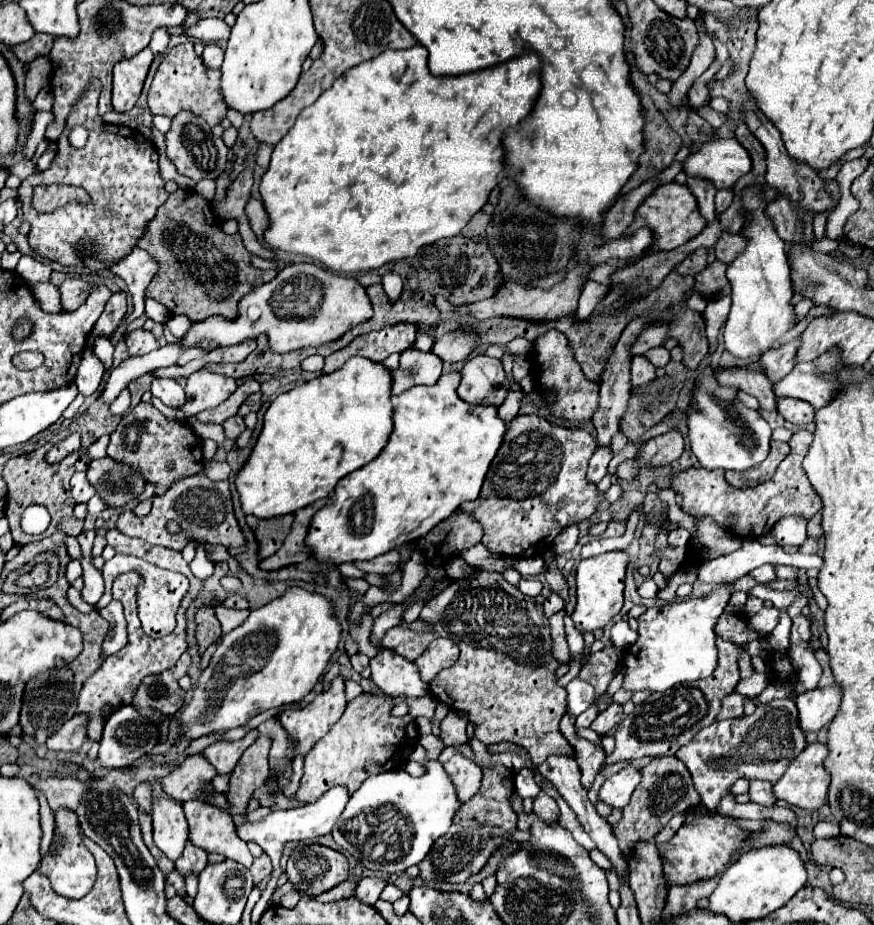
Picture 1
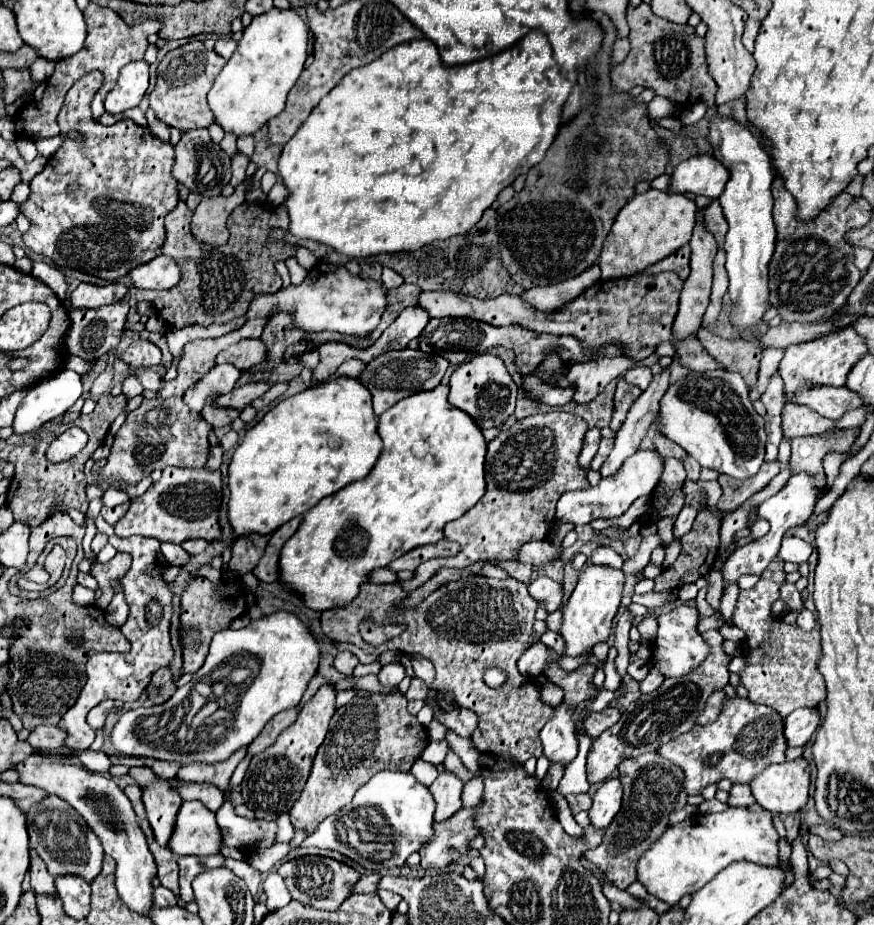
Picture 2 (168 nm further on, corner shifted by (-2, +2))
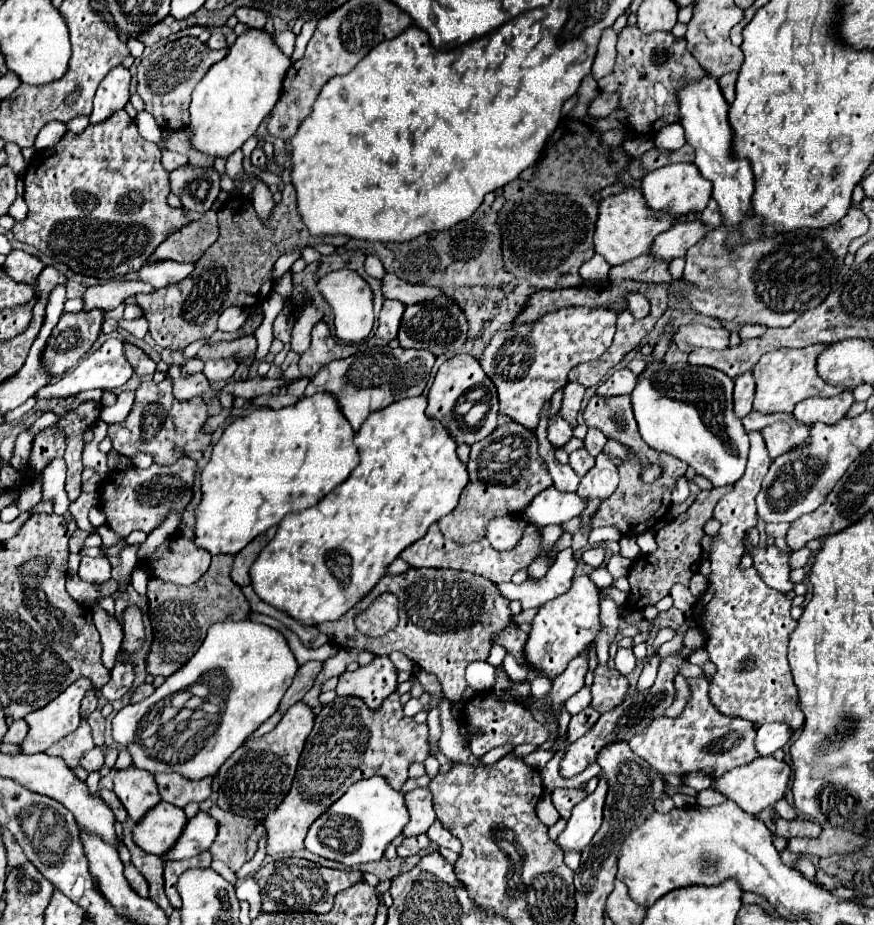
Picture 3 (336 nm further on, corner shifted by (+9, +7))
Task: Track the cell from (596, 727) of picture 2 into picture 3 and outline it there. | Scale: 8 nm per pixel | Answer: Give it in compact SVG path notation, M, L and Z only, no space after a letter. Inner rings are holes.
M584 708L582 712L574 714L570 720L570 726L568 726L568 740L566 742L572 744L580 736L584 736L596 724L598 718L600 718L600 714L594 708Z

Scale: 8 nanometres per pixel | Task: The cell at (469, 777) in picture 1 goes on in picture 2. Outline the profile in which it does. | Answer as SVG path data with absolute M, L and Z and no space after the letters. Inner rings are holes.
M443 771L431 785L431 793L437 801L437 811L435 811L435 821L445 821L453 813L457 813L463 805L461 795L463 795L465 783L451 771Z

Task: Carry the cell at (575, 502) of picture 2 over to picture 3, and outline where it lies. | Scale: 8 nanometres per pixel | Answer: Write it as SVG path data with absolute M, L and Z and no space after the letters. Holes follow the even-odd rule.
M550 486L548 490L542 490L540 494L536 494L536 498L530 502L528 510L524 510L522 518L528 524L536 524L536 526L548 526L548 524L564 524L574 516L580 516L580 512L584 510L586 502L582 498L578 498L576 492L560 492L554 486Z

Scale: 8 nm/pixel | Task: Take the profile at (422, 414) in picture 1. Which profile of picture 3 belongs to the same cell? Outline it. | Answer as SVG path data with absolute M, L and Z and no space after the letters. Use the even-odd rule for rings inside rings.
M416 396L400 400L366 418L364 426L354 436L360 464L352 470L348 480L324 496L314 508L288 514L278 524L276 536L252 564L250 584L262 602L282 610L304 626L334 622L370 594L404 548L420 540L430 524L456 508L468 484L468 472L456 456L456 442L452 442L448 430L444 430L440 422L428 418L424 410L426 396Z

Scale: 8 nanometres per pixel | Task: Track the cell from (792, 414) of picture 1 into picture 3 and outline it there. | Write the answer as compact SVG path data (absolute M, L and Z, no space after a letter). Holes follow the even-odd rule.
M776 422L772 426L766 426L760 430L764 442L766 442L766 448L768 448L768 454L772 460L776 460L780 454L800 446L802 442L806 442L808 438L808 426L804 426L802 422L796 422L796 424L786 424L786 422Z

